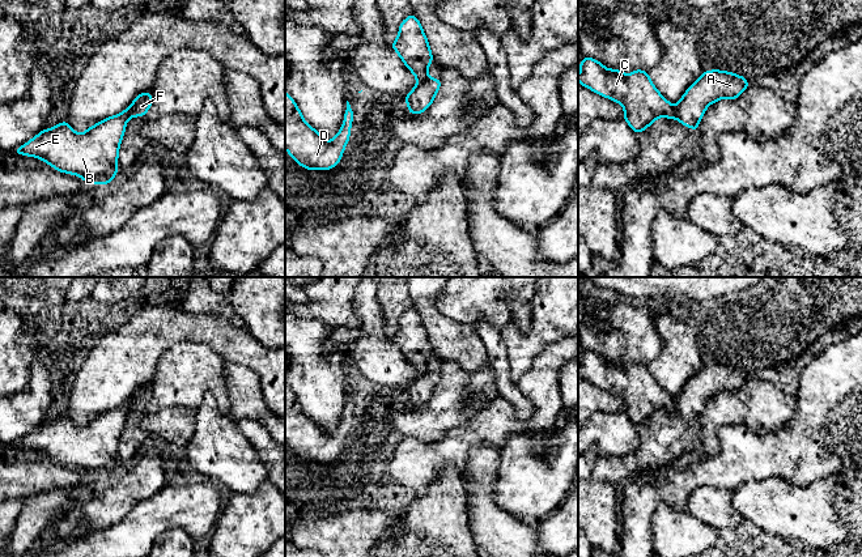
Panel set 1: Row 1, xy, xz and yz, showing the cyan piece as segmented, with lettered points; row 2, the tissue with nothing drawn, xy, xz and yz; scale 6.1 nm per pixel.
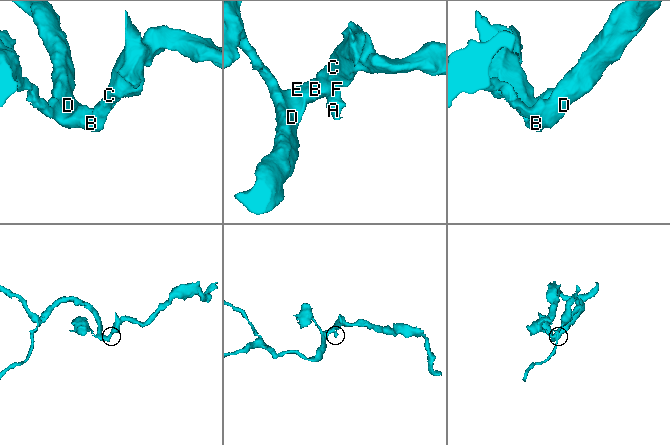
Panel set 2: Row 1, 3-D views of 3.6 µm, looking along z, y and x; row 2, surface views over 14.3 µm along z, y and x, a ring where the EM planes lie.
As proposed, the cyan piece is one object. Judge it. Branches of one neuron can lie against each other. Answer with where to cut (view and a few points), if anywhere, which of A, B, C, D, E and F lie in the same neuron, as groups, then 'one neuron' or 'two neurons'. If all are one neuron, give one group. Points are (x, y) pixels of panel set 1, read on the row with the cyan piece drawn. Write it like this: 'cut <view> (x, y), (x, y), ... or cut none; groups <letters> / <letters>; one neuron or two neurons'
cut xz (428, 77), (417, 84); groups A F / B C D E; two neurons

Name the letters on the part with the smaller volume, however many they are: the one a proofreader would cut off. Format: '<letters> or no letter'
A, F

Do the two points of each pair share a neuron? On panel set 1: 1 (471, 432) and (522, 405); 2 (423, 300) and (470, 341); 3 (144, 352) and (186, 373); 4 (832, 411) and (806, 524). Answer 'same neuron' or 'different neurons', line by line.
1: different neurons
2: same neuron
3: different neurons
4: different neurons

